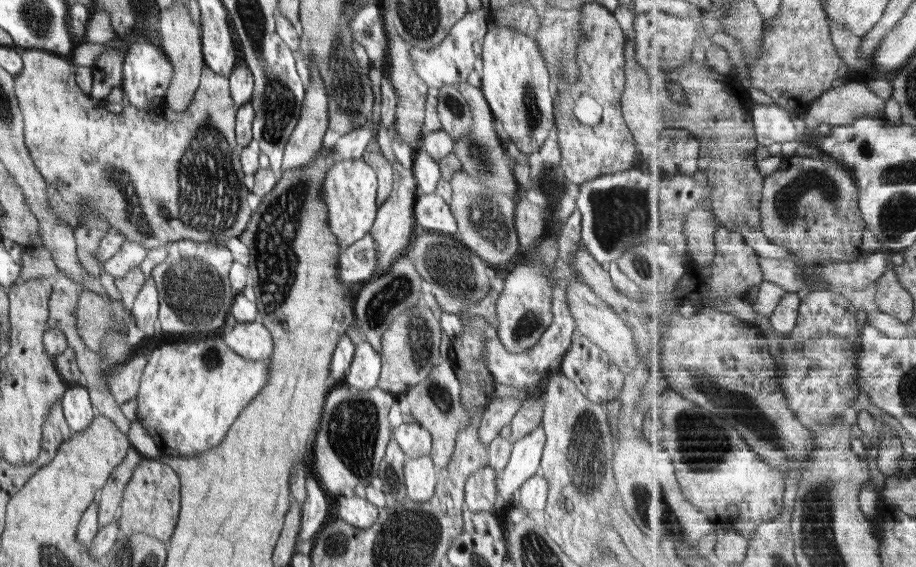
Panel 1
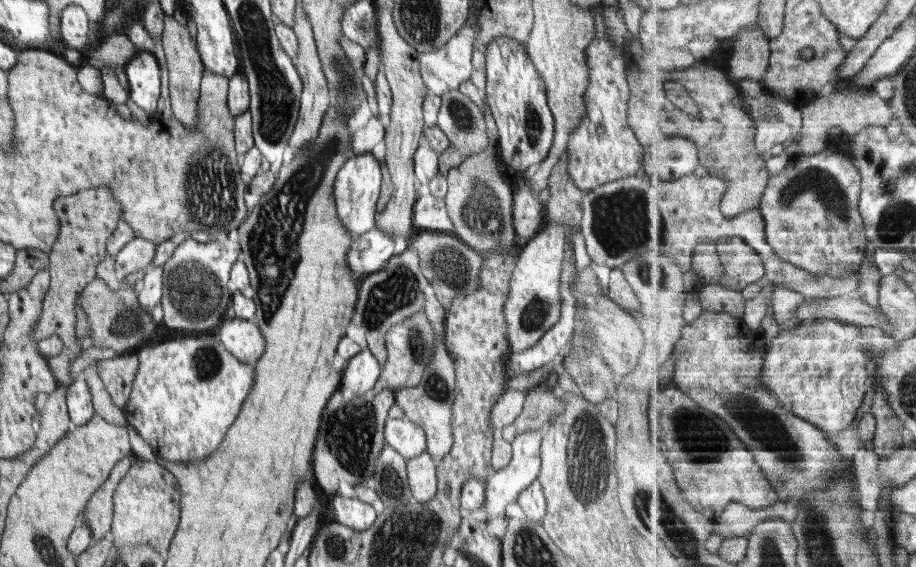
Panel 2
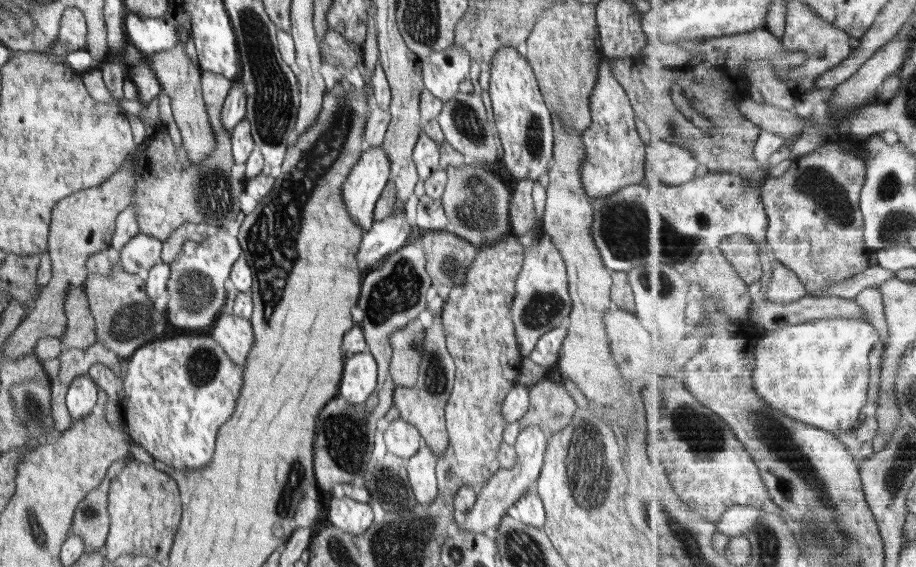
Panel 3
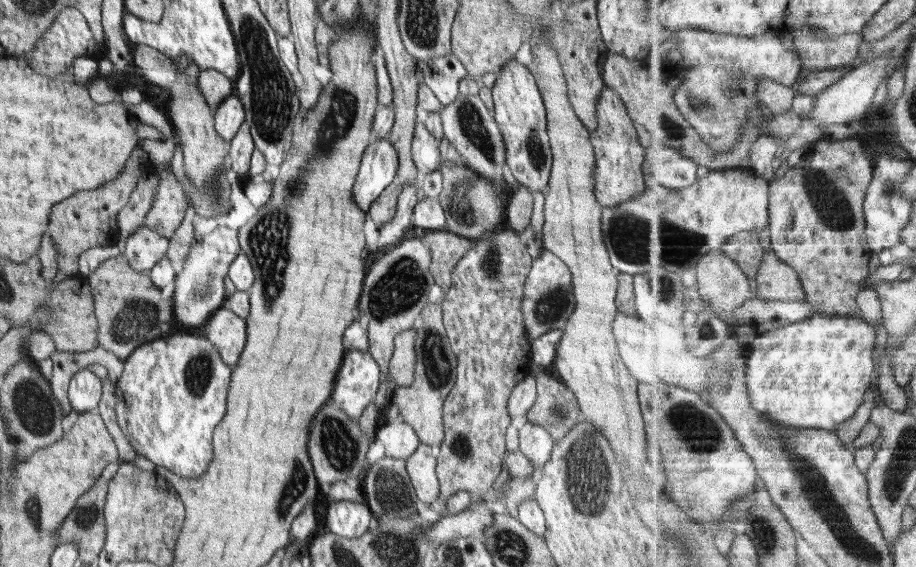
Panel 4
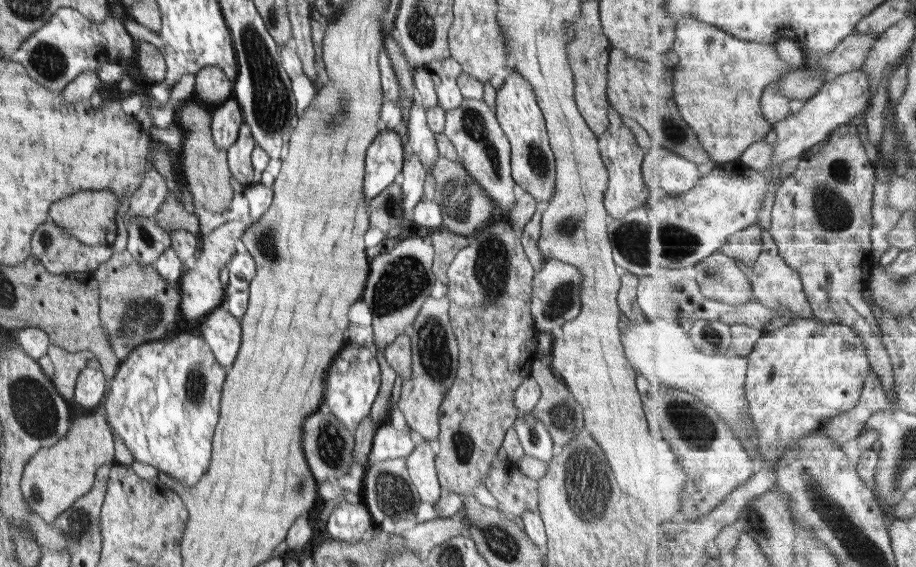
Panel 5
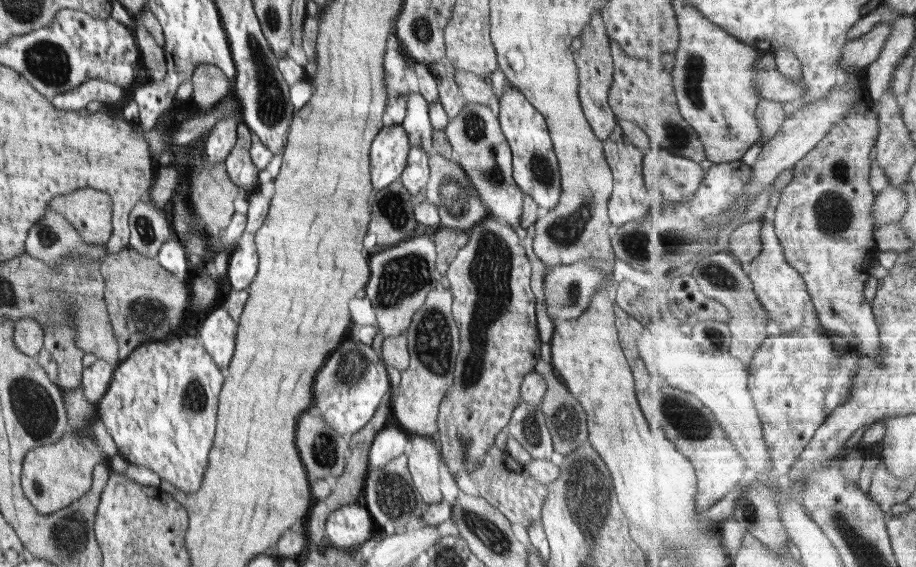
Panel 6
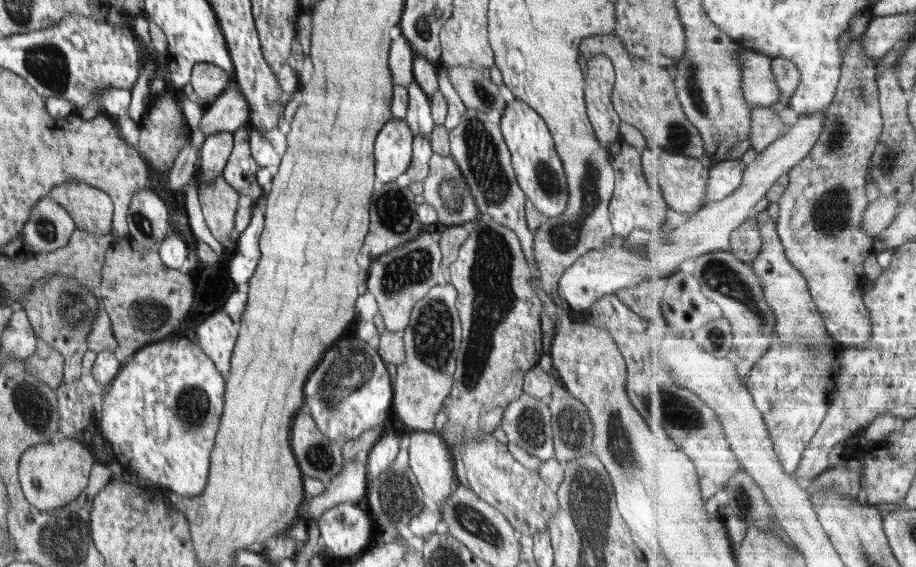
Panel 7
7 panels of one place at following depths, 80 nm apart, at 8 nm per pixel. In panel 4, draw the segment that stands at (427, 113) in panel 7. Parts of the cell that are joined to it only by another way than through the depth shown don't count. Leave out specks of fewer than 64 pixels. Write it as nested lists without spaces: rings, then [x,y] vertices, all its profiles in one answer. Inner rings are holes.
[[[417,119],[411,142],[411,154],[420,175],[438,170],[441,162],[438,139]]]

